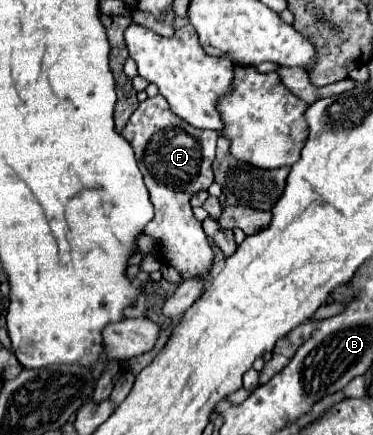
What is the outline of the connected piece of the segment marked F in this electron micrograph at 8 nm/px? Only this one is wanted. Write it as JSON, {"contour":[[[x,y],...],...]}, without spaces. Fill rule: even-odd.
{"contour":[[[156,95],[138,105],[122,129],[122,135],[136,153],[138,167],[144,175],[144,183],[156,211],[144,233],[156,237],[156,241],[166,247],[166,257],[162,261],[176,267],[184,279],[208,275],[212,267],[212,249],[200,221],[196,221],[192,215],[190,197],[202,189],[208,189],[214,181],[212,161],[218,133],[212,129],[192,127],[170,111],[170,105],[162,95]]]}

